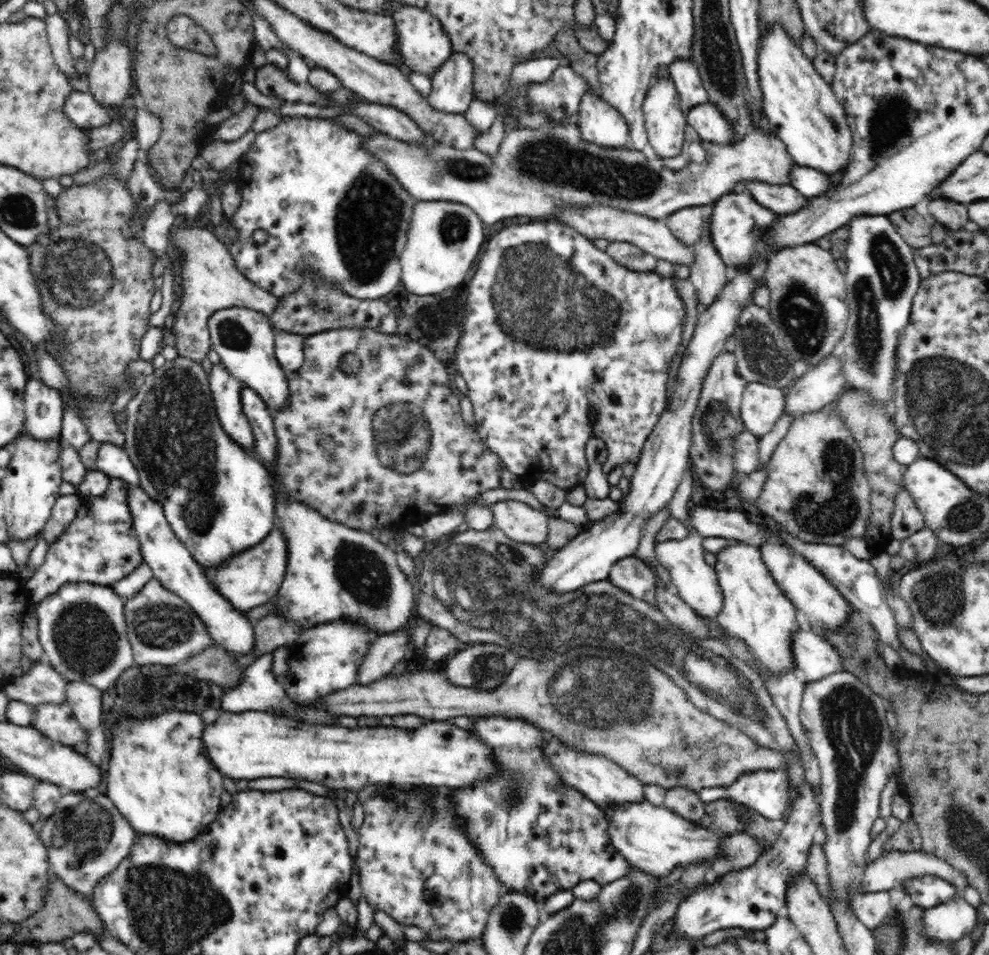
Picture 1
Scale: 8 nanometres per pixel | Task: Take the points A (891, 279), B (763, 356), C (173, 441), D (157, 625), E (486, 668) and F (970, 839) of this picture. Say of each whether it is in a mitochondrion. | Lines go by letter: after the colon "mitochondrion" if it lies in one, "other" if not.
A: mitochondrion
B: mitochondrion
C: mitochondrion
D: mitochondrion
E: mitochondrion
F: mitochondrion

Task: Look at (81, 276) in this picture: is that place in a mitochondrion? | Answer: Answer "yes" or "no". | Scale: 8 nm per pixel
yes

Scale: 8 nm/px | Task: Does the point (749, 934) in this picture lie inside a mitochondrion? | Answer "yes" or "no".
no

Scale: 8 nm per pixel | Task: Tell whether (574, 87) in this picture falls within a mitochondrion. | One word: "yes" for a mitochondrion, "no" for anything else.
no

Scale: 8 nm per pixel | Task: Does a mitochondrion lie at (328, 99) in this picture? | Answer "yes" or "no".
no

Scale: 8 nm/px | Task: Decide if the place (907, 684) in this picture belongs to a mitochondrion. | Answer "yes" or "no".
no

